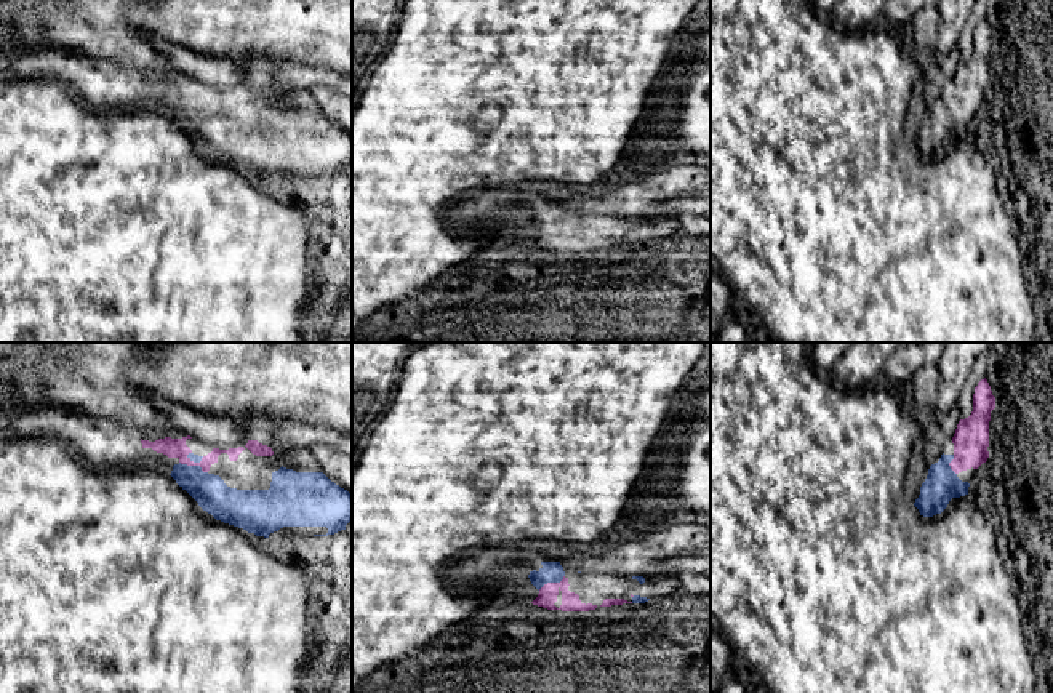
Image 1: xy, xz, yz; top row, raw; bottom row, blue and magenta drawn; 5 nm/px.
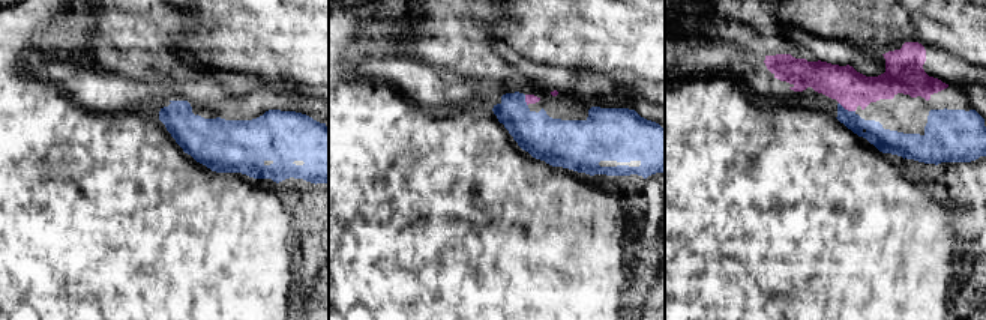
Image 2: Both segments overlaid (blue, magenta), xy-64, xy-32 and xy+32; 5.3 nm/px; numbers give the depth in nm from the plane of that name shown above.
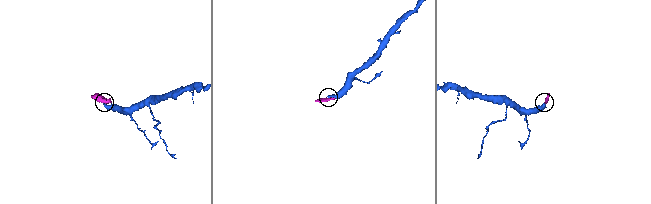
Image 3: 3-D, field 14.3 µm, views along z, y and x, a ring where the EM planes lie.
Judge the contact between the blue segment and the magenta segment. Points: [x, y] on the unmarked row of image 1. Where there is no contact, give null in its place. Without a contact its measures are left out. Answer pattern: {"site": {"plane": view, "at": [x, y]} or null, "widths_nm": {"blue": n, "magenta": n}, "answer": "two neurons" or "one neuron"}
{"site": {"plane": "xy", "at": [194, 108]}, "widths_nm": {"blue": 170, "magenta": 100}, "answer": "one neuron"}

